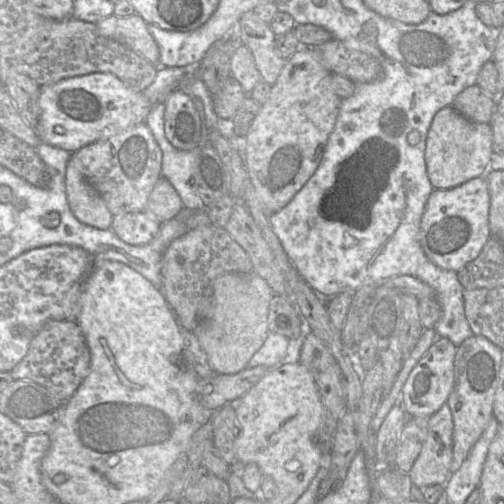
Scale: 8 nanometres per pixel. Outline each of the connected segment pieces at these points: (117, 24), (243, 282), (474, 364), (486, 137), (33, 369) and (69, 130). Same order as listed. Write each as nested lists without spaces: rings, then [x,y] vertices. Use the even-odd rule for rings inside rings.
[[[138,14],[126,17],[111,15],[96,23],[102,36],[125,44],[149,62],[157,65],[159,48],[153,36],[147,30],[147,23]]]
[[[225,273],[213,284],[214,310],[194,334],[204,349],[210,367],[218,374],[236,374],[245,369],[269,334],[268,311],[274,292],[257,273]]]
[[[474,334],[457,346],[454,358],[455,384],[446,401],[452,413],[454,425],[451,473],[460,468],[471,448],[494,417],[493,405],[501,360],[502,349],[481,335]]]
[[[452,106],[440,109],[434,116],[426,138],[425,162],[434,189],[450,189],[471,179],[484,176],[492,155],[493,132],[489,123],[474,122]]]
[[[51,320],[32,339],[27,355],[10,374],[14,380],[31,380],[46,388],[59,400],[66,402],[81,385],[89,367],[89,348],[77,321]]]
[[[94,72],[62,79],[54,84],[40,87],[40,91],[41,115],[39,124],[34,130],[41,143],[70,153],[145,122],[154,106],[142,92],[128,88],[111,73]]]

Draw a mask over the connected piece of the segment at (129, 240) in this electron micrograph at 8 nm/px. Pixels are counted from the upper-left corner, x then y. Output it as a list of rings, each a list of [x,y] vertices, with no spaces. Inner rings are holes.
[[[146,211],[121,213],[113,217],[111,230],[129,245],[150,243],[159,233],[161,223]]]

